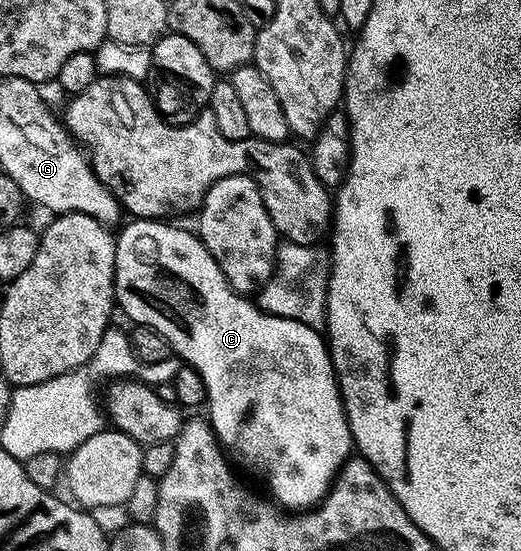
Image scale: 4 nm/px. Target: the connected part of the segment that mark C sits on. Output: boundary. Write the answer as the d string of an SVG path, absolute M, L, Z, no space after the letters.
M132 219L131 224L124 223L115 236L115 302L118 311L124 312L131 319L132 325L151 327L157 335L163 335L165 342L171 347L172 353L186 367L197 370L205 382L207 391L206 415L209 417L211 429L219 439L219 443L233 457L234 463L256 472L267 483L270 499L283 510L310 510L326 496L331 489L331 481L339 474L343 463L349 459L353 452L353 441L347 415L343 409L343 398L339 395L339 384L335 381L335 368L331 365L331 353L327 347L324 333L318 328L310 328L299 321L289 318L271 316L263 312L254 299L234 292L221 274L221 266L209 254L209 250L201 243L194 231L186 232L183 228L174 228L171 222L163 220L137 220Z

